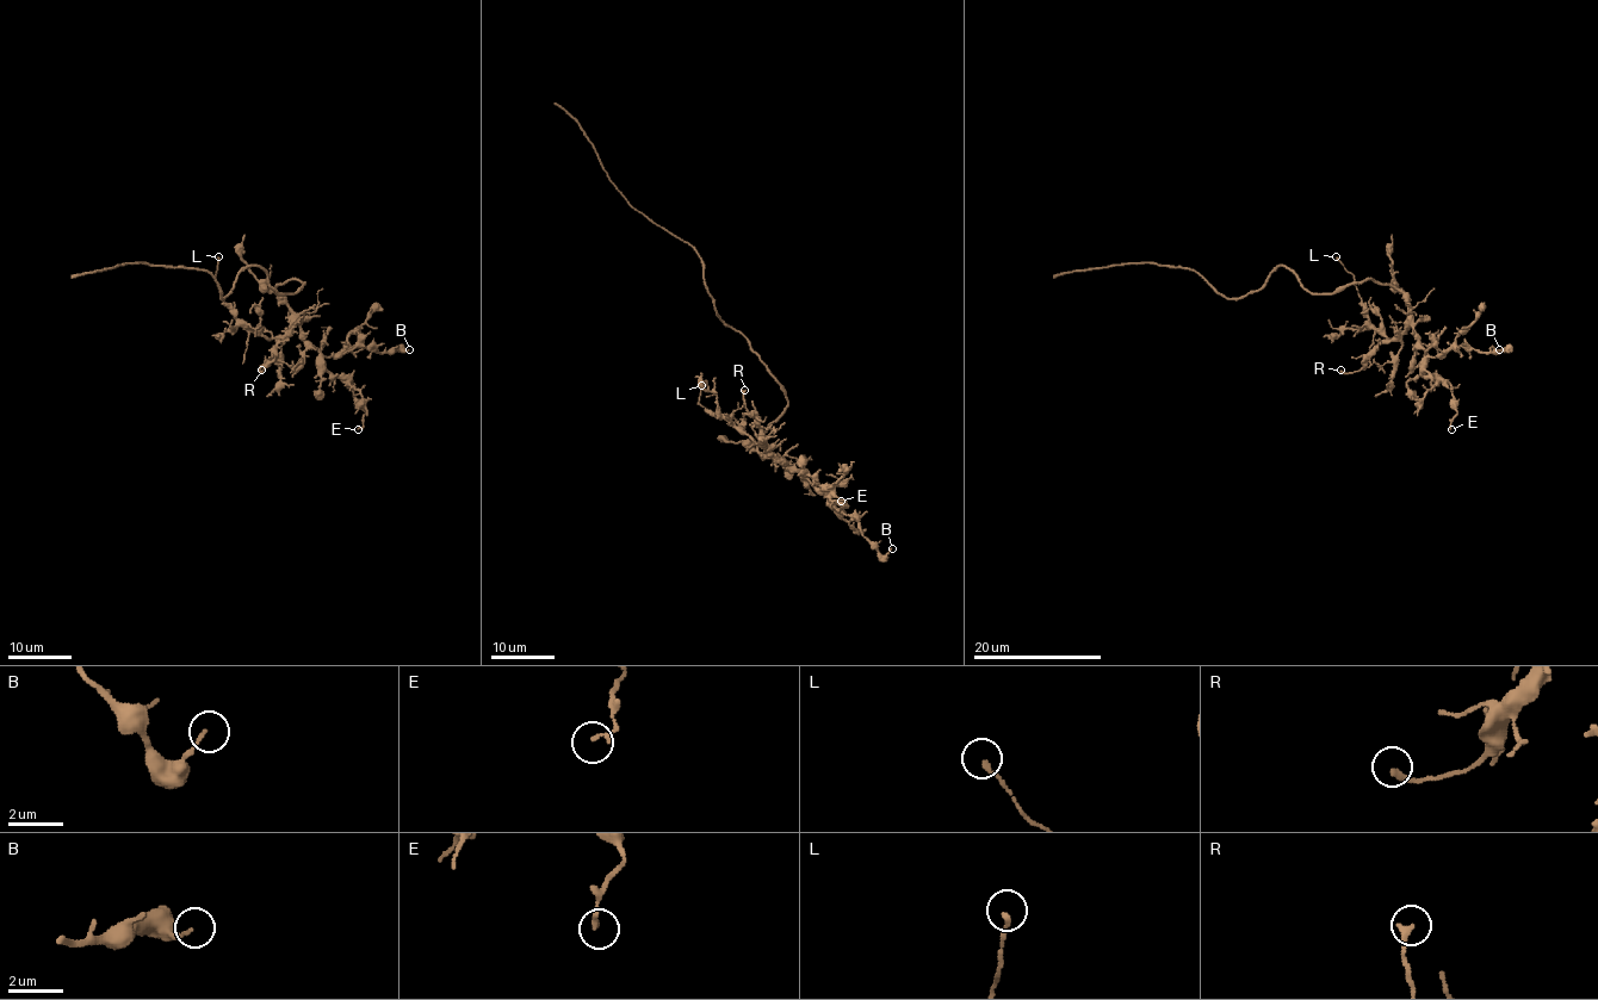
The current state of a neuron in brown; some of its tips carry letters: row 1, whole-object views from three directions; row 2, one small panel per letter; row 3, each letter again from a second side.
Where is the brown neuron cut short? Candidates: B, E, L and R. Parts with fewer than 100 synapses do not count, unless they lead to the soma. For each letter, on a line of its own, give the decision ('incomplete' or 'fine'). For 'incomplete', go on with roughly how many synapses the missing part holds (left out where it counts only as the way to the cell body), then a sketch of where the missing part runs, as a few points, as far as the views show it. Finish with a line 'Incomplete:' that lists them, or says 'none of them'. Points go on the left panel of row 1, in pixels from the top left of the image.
B: fine
E: fine
L: fine
R: fine
Incomplete: none of them

